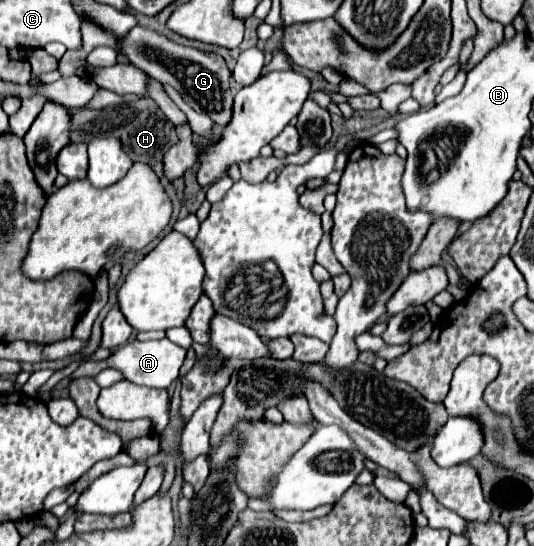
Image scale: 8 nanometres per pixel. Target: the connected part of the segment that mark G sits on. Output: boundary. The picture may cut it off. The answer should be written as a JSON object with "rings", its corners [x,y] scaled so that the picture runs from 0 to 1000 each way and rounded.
{"rings":[[[255,46],[240,68],[232,68],[232,82],[225,82],[232,97],[240,97],[240,108],[266,126],[270,134],[292,141],[300,152],[322,156],[341,181],[371,207],[386,207],[401,225],[423,229],[434,214],[434,203],[419,203],[419,170],[423,170],[423,148],[431,148],[431,130],[419,115],[419,108],[404,97],[378,97],[360,86],[341,86],[322,75],[315,75],[307,64],[296,64],[273,49]]]}

